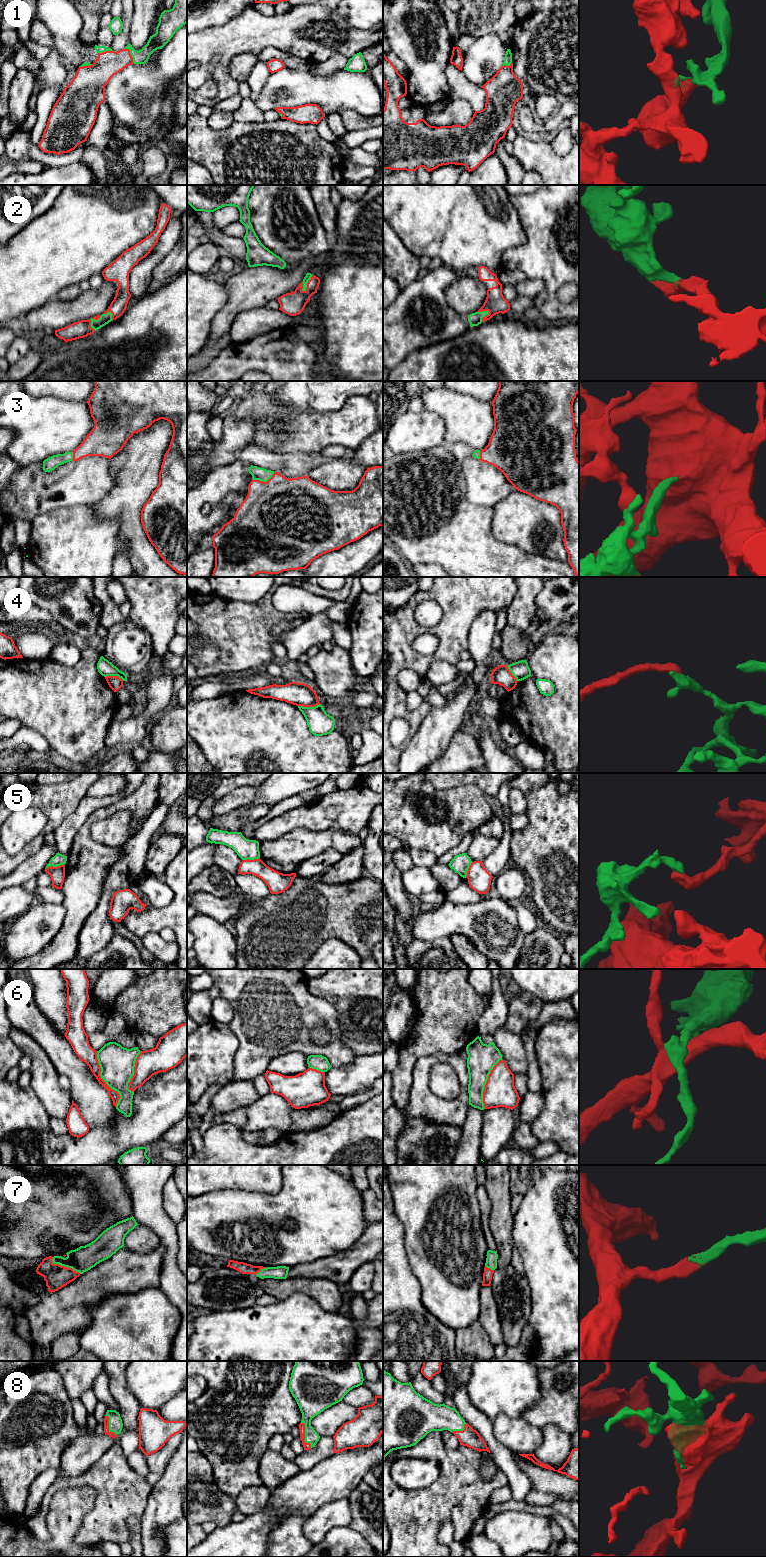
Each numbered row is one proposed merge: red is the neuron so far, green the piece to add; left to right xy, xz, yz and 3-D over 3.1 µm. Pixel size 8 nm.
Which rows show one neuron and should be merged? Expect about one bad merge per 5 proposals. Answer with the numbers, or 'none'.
1, 2, 3, 7, 8

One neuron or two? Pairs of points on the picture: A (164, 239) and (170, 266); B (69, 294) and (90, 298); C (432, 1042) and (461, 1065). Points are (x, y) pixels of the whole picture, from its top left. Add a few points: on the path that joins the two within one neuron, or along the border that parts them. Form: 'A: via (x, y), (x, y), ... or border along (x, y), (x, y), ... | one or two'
A: border along (176, 242), (174, 247), (154, 268), (153, 273) | two
B: border along (83, 291), (69, 300), (59, 300), (55, 297) | two
C: border along (465, 1047), (449, 1054), (432, 1053), (423, 1057) | two

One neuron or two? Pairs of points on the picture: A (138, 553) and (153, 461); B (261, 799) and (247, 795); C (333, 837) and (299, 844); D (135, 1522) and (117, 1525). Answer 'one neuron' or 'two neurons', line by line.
A: one neuron
B: two neurons
C: one neuron
D: two neurons

